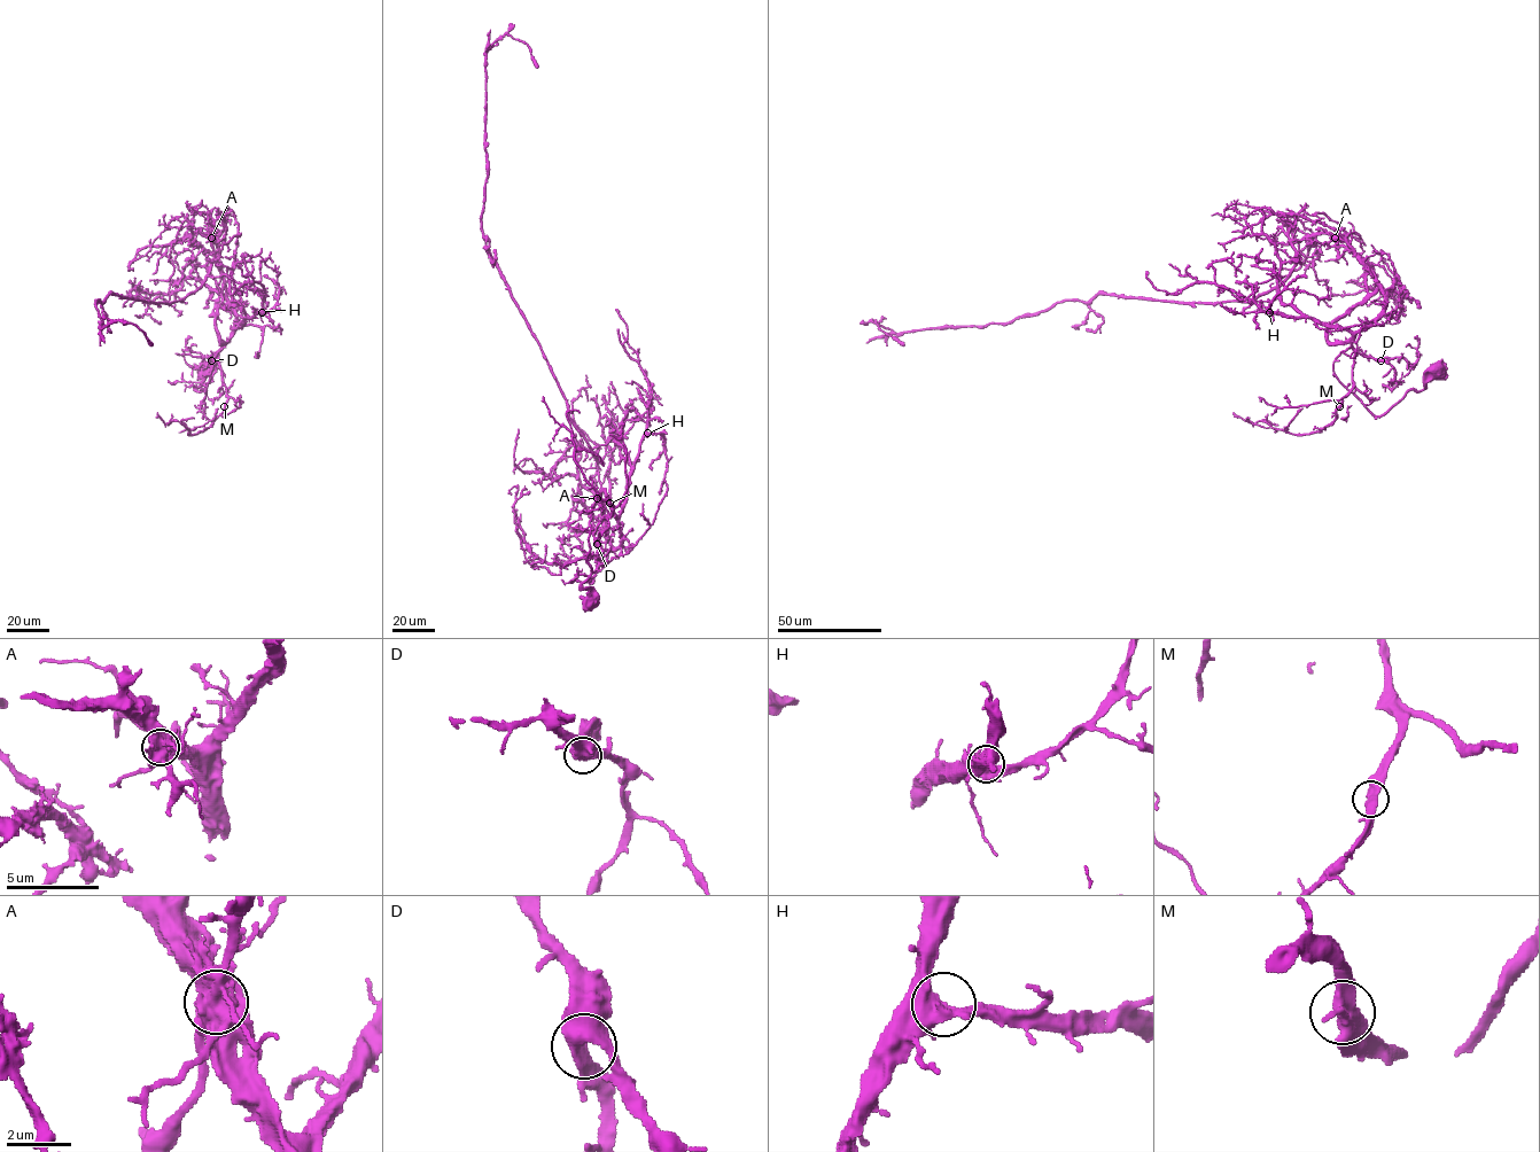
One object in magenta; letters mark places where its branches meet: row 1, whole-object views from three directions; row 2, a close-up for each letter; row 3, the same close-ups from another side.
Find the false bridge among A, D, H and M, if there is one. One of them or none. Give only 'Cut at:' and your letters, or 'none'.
Cut at: A

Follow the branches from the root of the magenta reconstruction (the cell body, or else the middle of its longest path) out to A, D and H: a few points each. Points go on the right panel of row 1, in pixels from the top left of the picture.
A: (1438, 370), (1381, 415), (1338, 380), (1335, 359), (1378, 317), (1384, 298), (1376, 277), (1335, 238)
D: (1438, 370), (1423, 389), (1409, 389), (1385, 413), (1375, 415), (1338, 380), (1334, 363), (1351, 348), (1381, 360)
H: (1438, 370), (1423, 389), (1409, 389), (1375, 415), (1334, 371), (1335, 359), (1351, 347), (1350, 332), (1269, 312)

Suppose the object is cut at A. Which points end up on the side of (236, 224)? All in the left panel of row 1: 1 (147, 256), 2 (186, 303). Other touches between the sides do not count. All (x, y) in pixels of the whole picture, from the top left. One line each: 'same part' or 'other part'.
1: other part
2: other part

